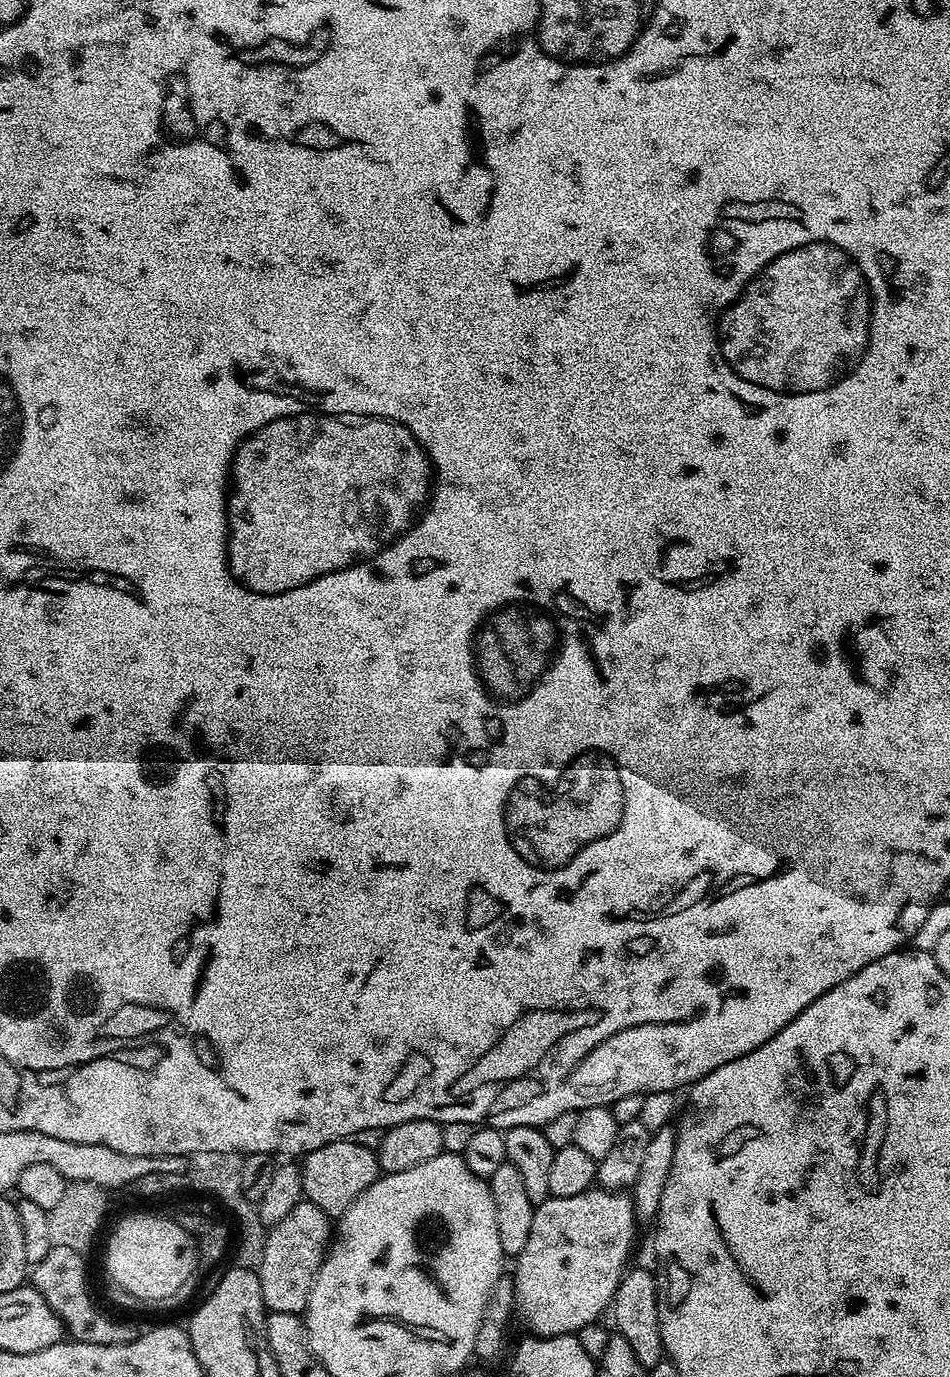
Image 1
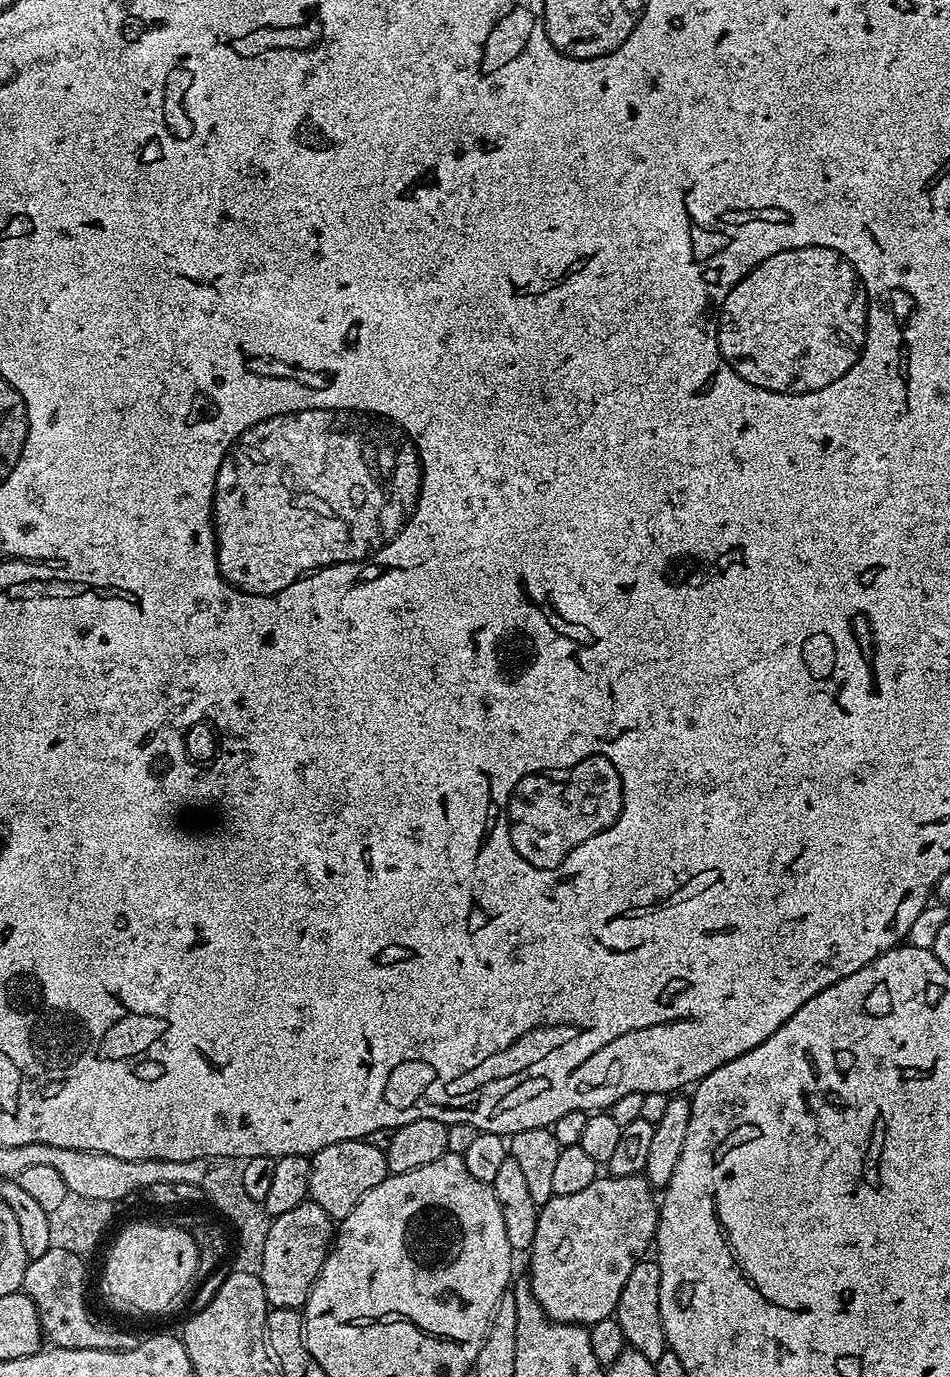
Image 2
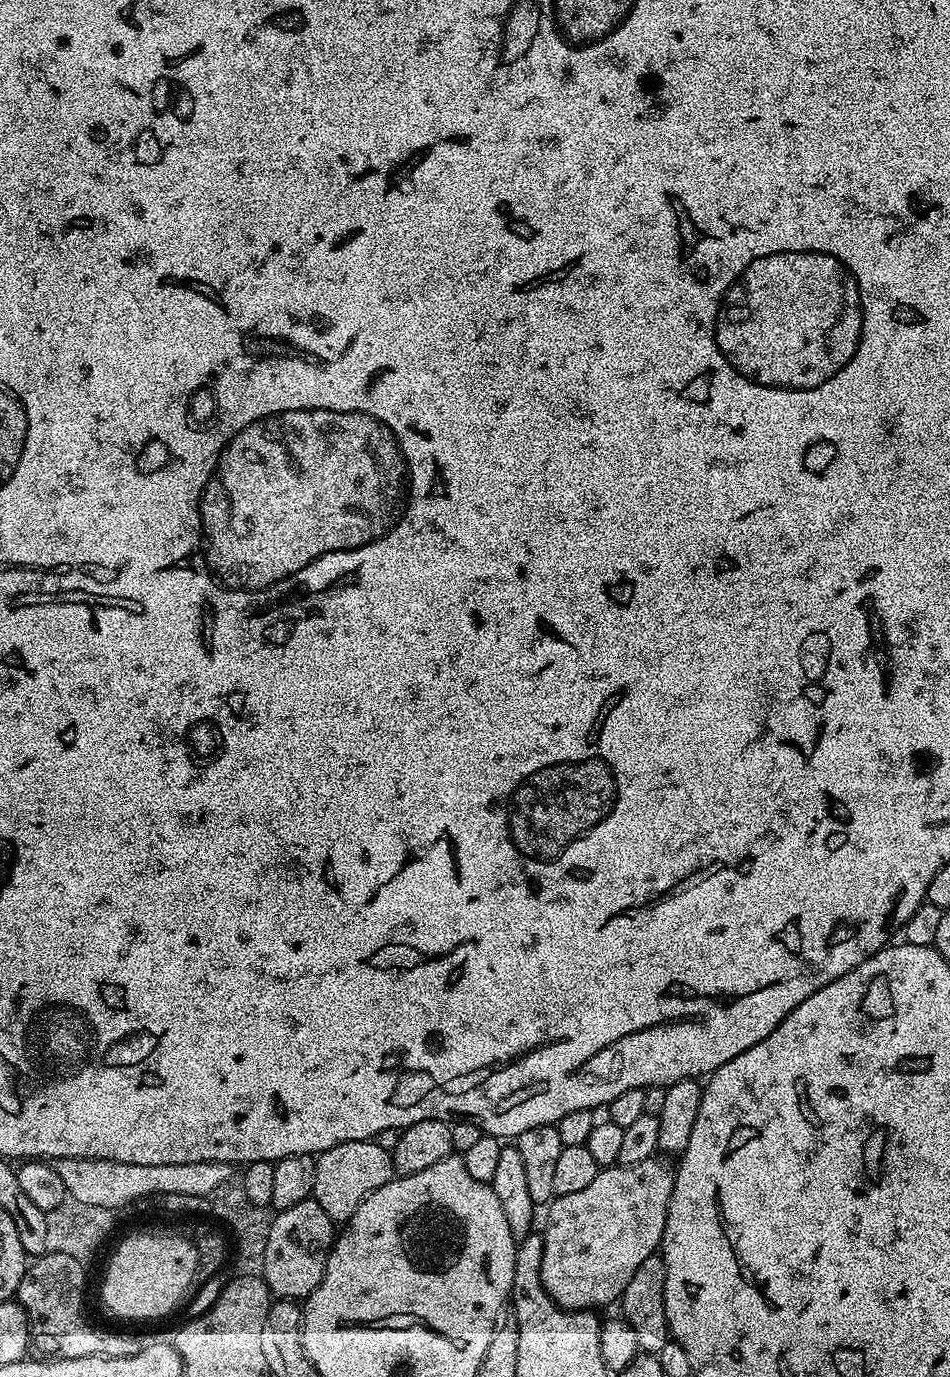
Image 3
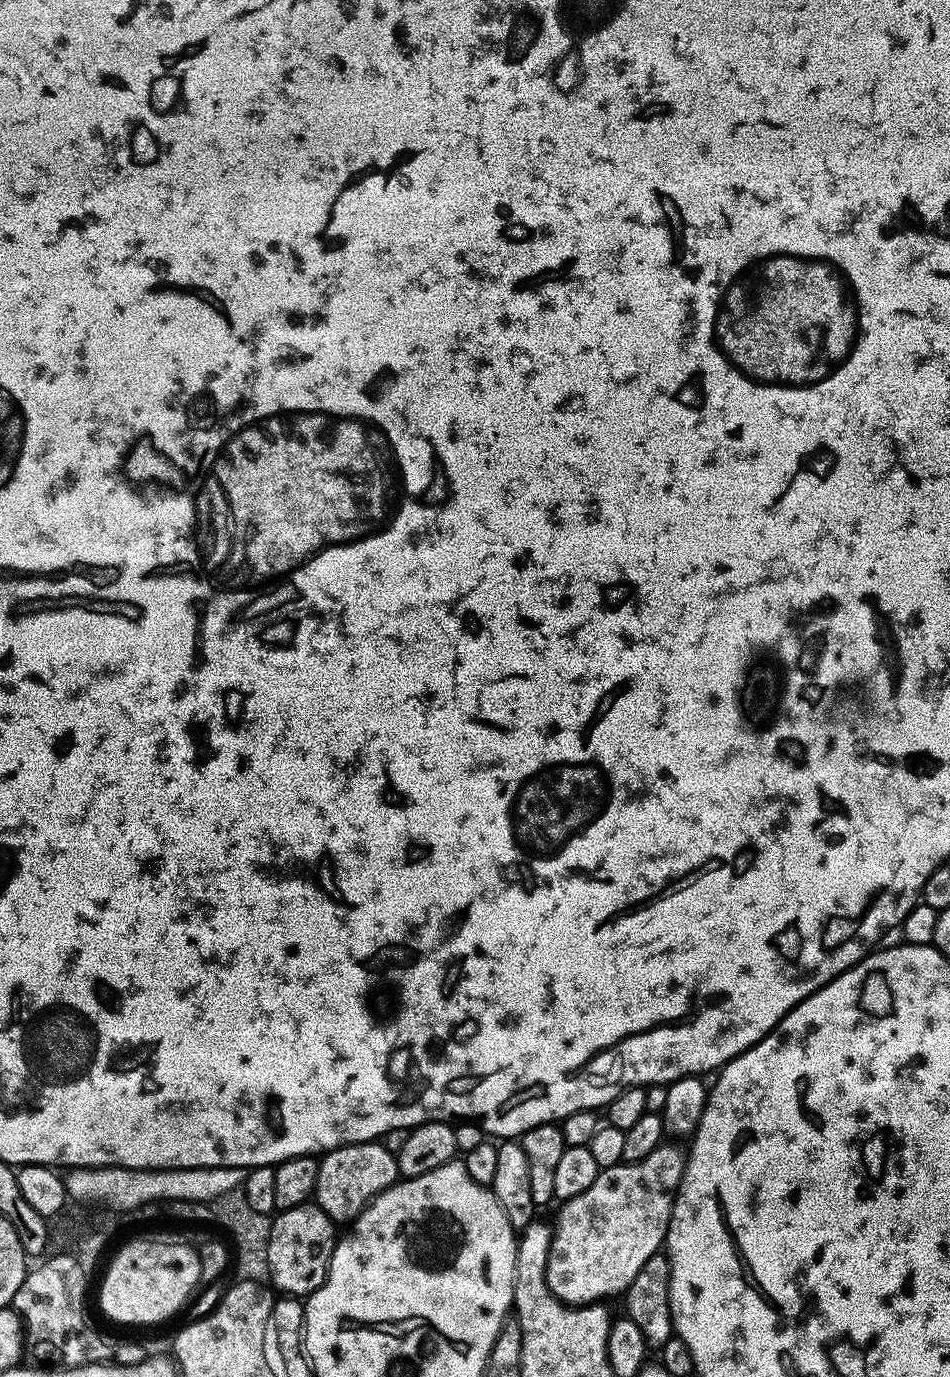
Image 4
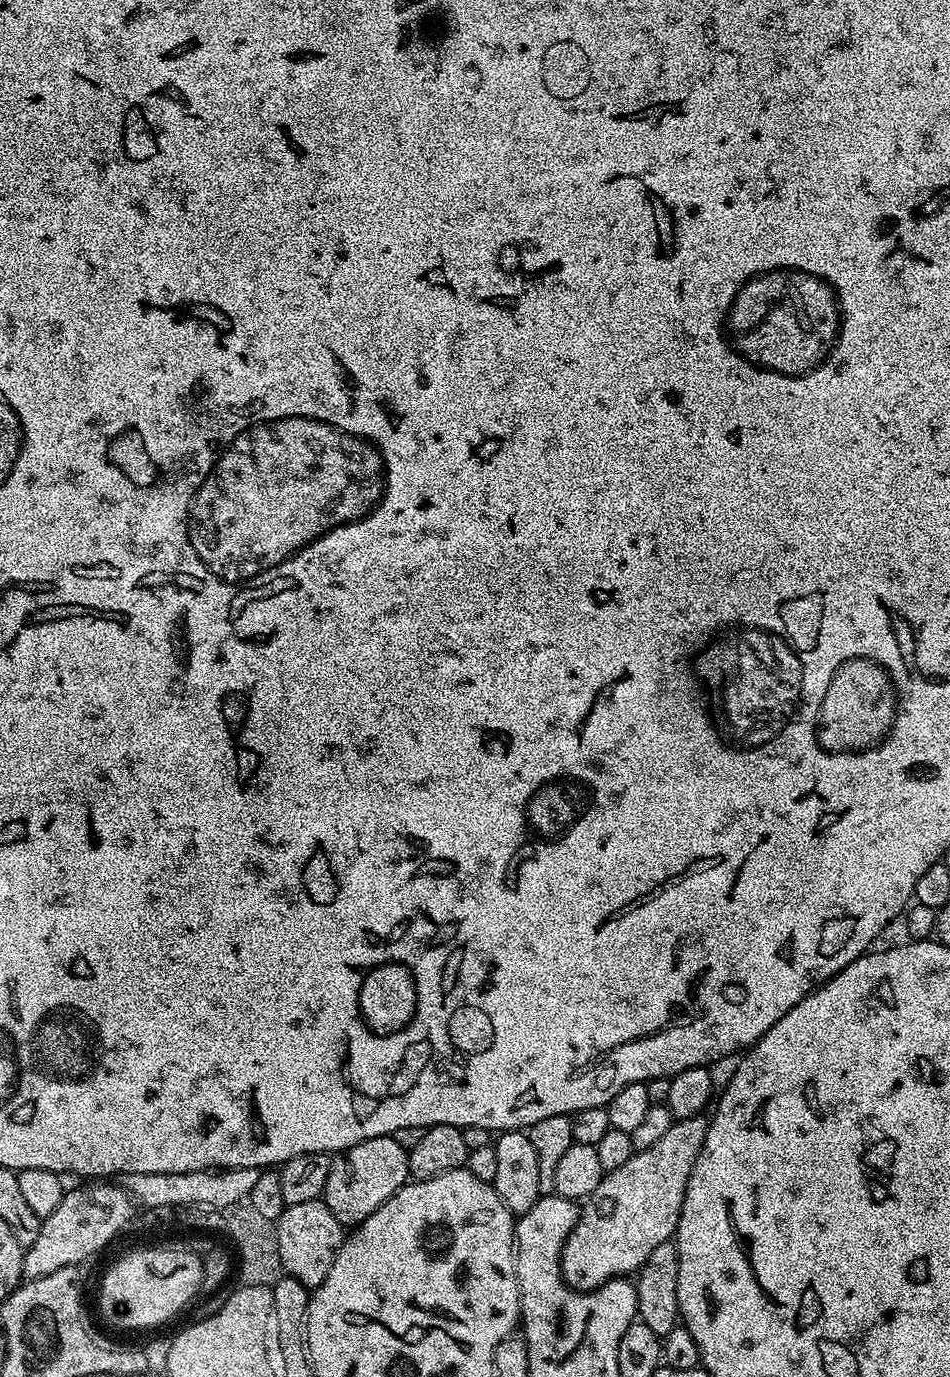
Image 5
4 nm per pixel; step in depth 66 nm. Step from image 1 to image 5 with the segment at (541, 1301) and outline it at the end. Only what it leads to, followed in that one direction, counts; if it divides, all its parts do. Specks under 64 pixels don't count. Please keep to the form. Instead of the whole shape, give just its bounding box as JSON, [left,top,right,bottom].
[560,1115,708,1292]

